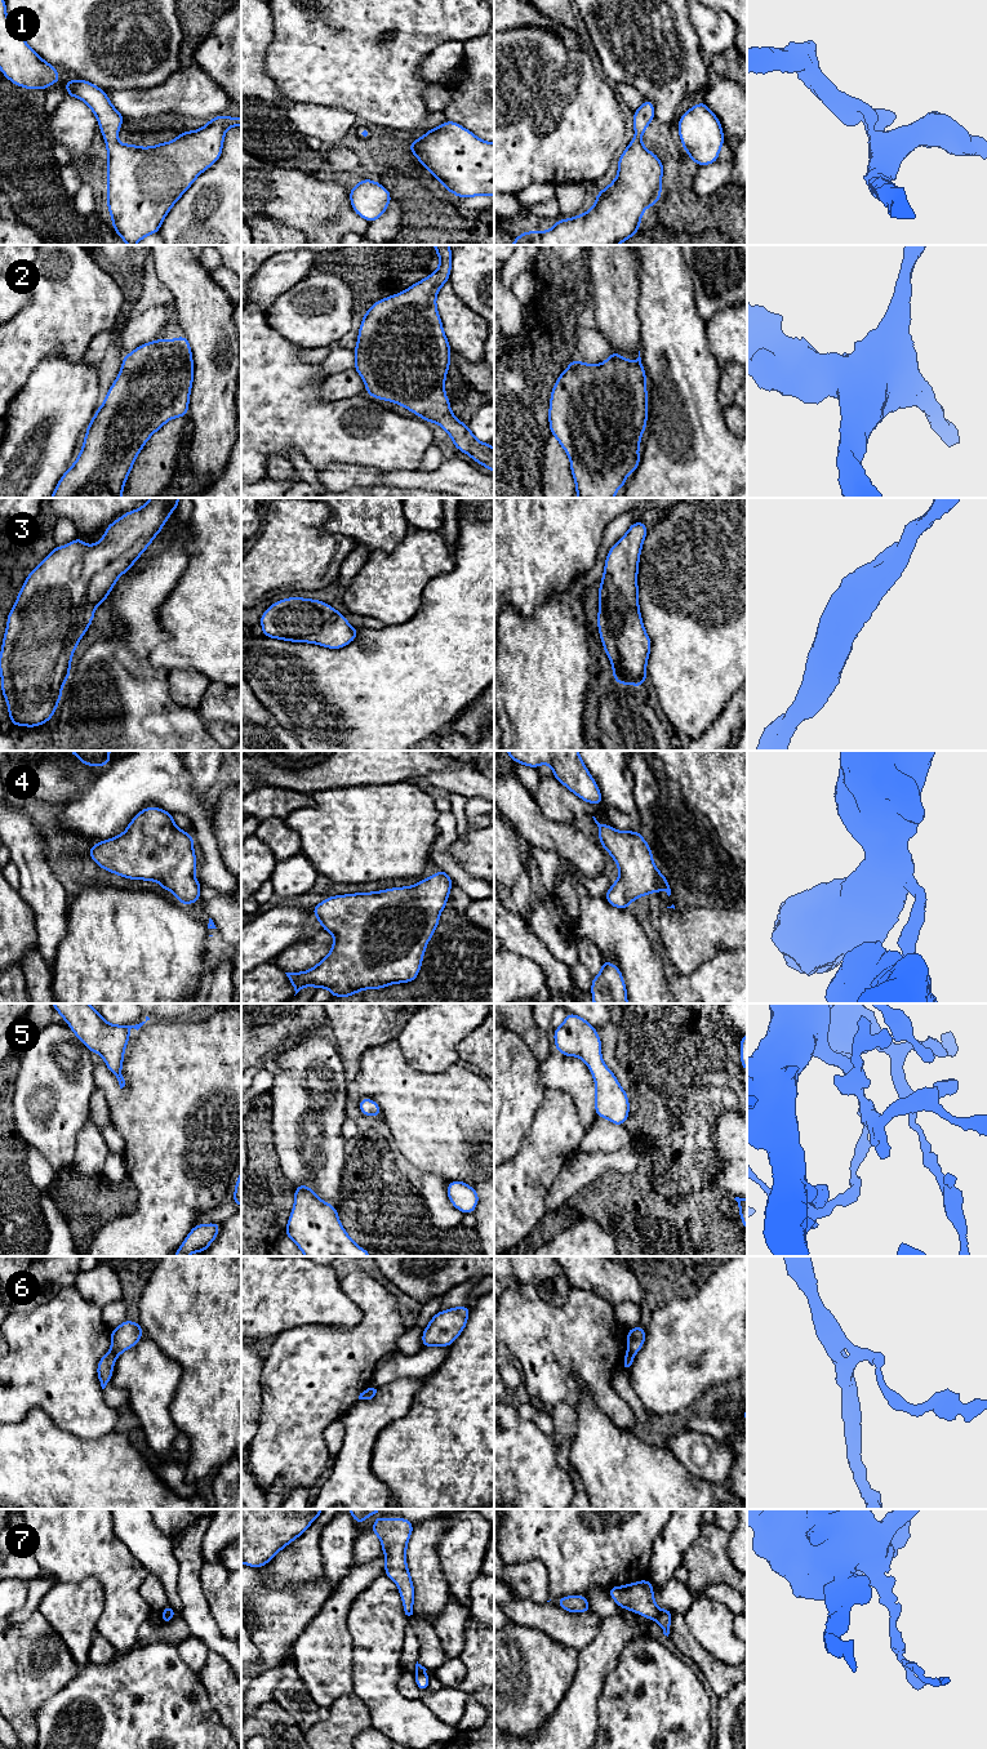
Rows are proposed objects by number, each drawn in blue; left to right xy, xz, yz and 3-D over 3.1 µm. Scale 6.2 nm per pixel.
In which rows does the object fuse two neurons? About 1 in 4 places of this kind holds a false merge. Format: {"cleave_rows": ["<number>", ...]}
{"cleave_rows": ["6", "7"]}

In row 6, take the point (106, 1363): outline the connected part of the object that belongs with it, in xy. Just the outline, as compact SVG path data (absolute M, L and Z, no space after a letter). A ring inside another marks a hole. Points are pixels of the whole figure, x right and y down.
M107 1352L98 1362L97 1374L102 1389L111 1381L112 1369L116 1362L117 1354L114 1352Z

